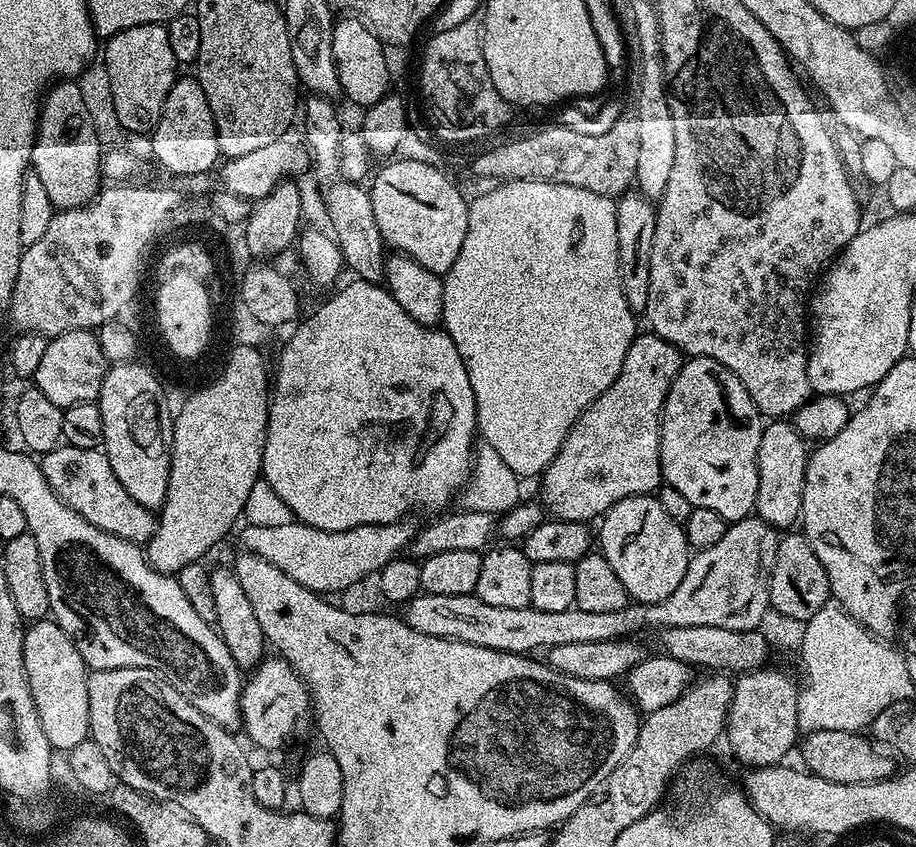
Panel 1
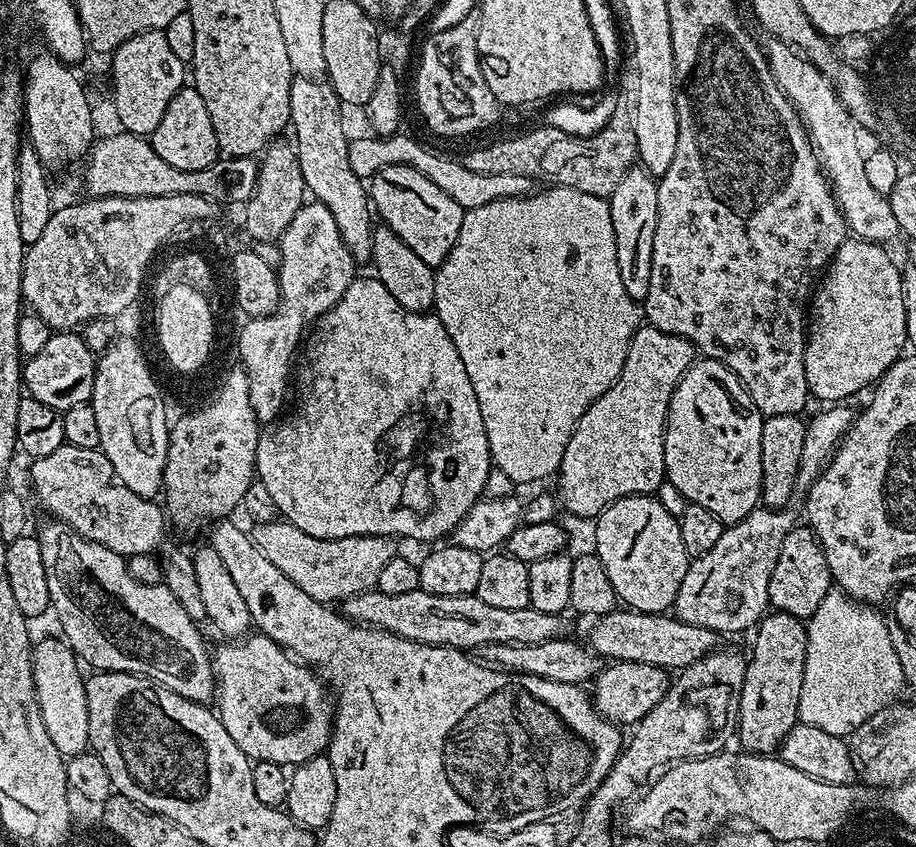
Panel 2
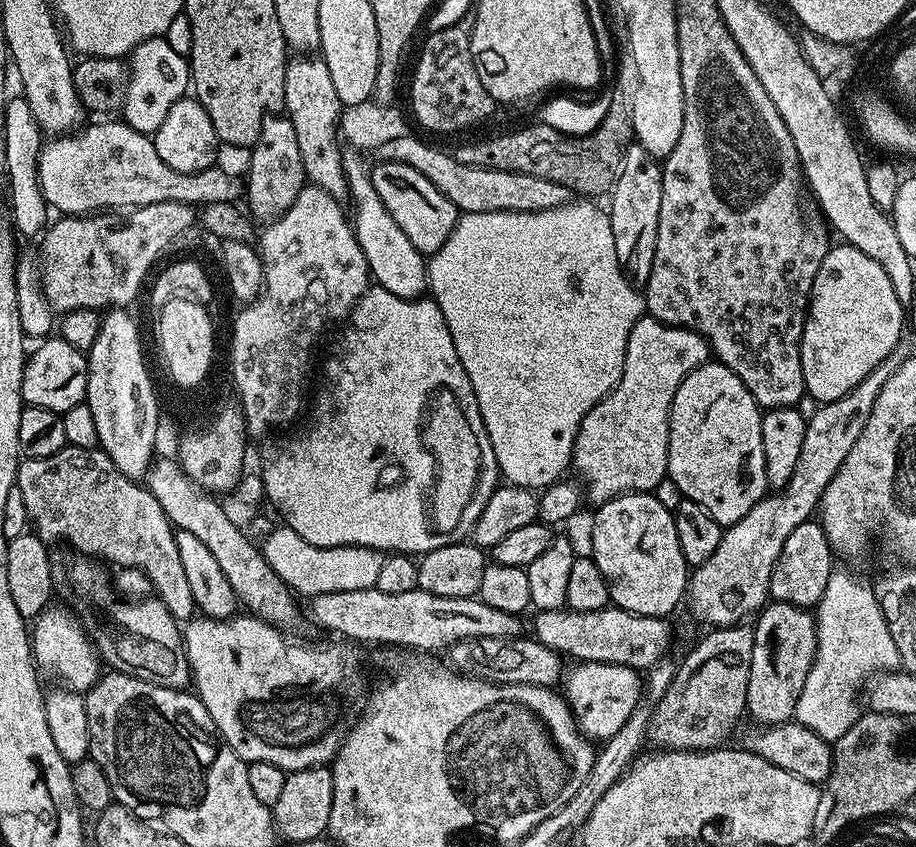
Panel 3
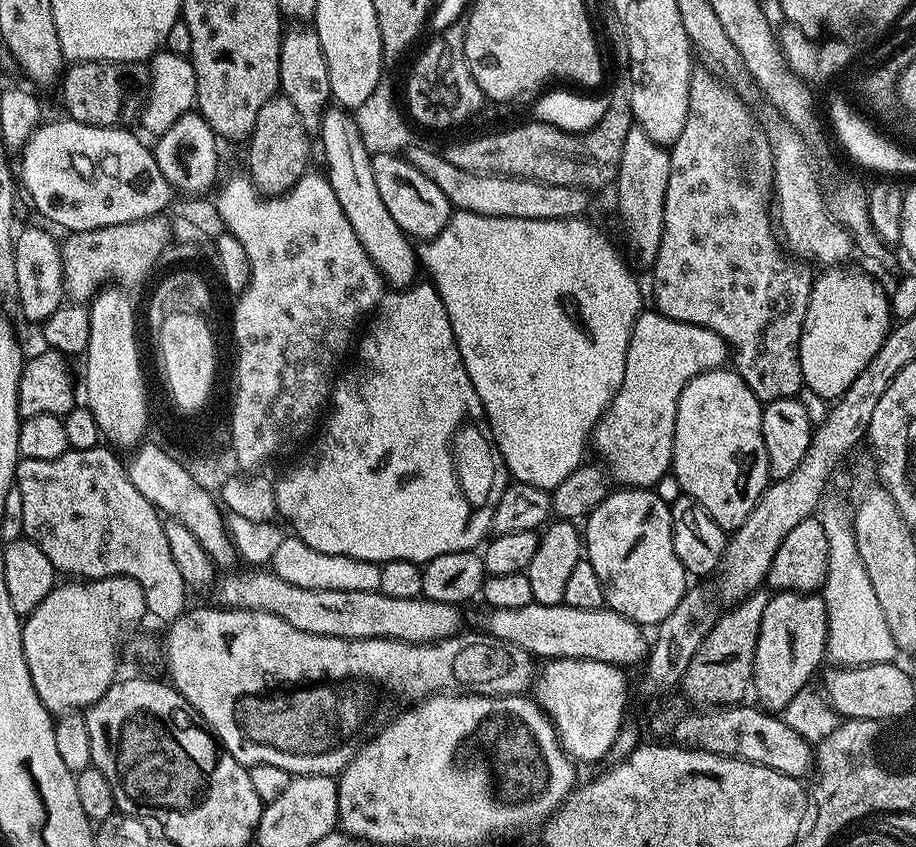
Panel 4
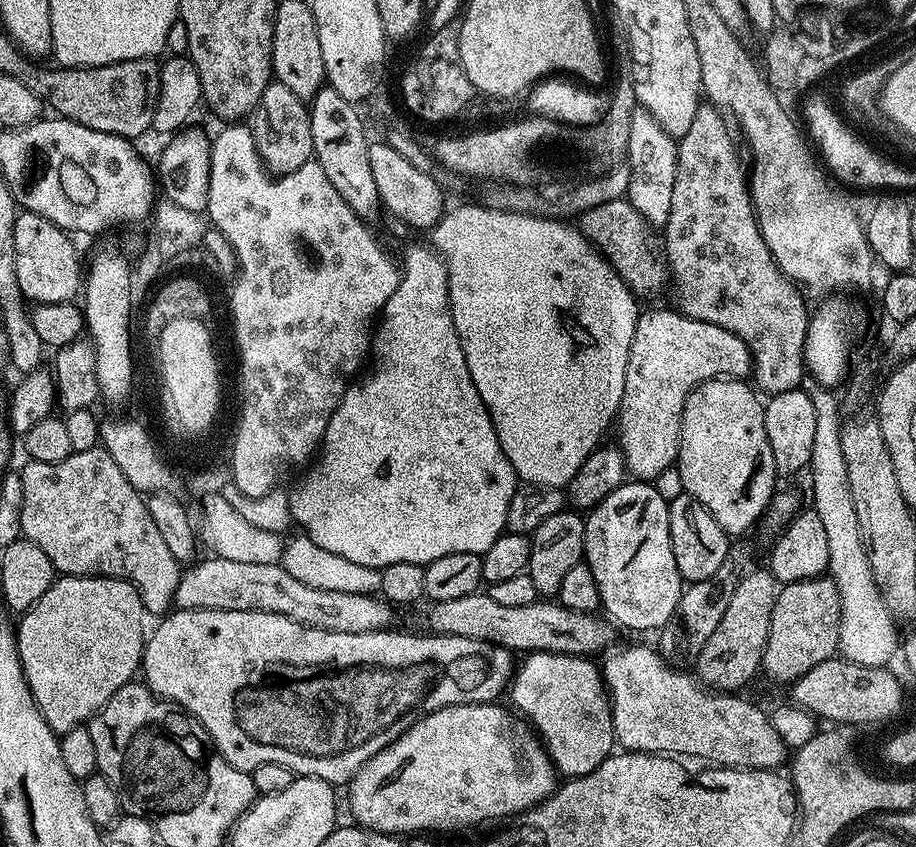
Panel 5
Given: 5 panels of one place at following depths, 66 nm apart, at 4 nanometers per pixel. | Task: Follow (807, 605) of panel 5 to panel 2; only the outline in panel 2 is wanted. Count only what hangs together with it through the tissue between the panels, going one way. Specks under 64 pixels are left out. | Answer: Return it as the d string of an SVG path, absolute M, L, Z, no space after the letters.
M769 611L755 629L752 656L747 657L746 678L742 682L742 702L738 740L747 751L772 754L798 722L798 698L802 694L802 674L806 670L805 621L785 612Z

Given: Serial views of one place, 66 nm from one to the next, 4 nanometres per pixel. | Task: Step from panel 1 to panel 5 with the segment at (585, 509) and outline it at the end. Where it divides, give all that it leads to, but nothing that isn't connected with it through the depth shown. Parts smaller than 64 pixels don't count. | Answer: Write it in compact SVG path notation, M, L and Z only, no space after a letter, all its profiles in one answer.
M652 308L641 311L638 322L634 326L634 342L630 342L630 358L626 362L626 386L622 386L622 402L620 410L616 414L614 421L615 431L620 431L620 441L618 447L624 454L624 466L629 473L632 472L637 481L654 482L658 478L658 474L662 474L662 470L673 467L676 462L676 455L680 452L680 427L682 426L682 410L686 406L686 398L690 398L690 394L700 384L704 384L707 380L719 380L721 378L744 378L752 371L752 355L744 342L734 334L730 334L730 330L726 330L717 324L710 322L702 322L695 320L689 316L682 315L679 310L668 308Z

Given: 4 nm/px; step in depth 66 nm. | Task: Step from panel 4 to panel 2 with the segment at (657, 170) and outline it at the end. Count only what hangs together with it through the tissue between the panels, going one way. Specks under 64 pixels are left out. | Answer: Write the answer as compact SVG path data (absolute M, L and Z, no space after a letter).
M634 166L618 182L612 196L607 197L610 206L610 222L614 222L614 250L618 250L618 275L622 278L622 286L626 294L637 302L646 298L646 290L650 290L650 258L654 254L654 226L658 226L658 180L642 166Z

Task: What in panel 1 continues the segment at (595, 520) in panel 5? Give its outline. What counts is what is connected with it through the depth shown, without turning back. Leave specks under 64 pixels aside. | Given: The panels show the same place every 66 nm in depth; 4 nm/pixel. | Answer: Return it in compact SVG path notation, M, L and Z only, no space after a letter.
M655 495L627 496L625 500L619 500L604 513L599 524L599 551L606 562L610 562L610 570L618 574L618 582L622 582L629 601L661 604L674 594L686 575L690 559L688 536L681 521L670 518Z

